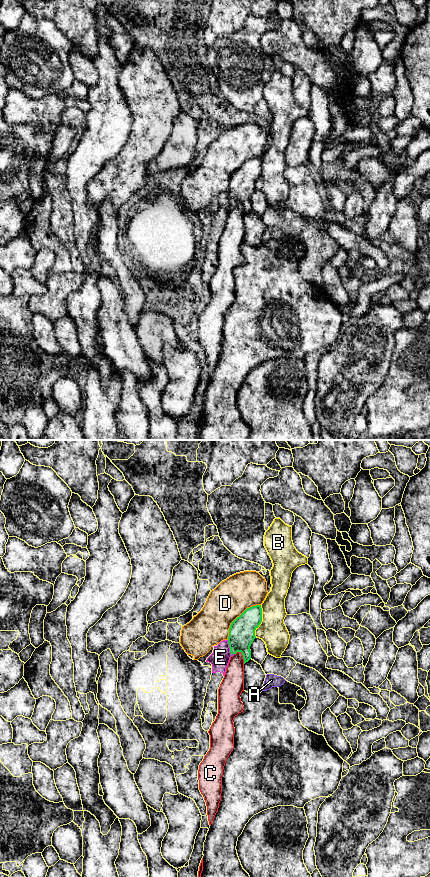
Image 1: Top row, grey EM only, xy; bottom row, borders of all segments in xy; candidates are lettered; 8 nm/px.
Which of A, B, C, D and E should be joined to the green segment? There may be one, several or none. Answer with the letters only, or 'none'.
A

